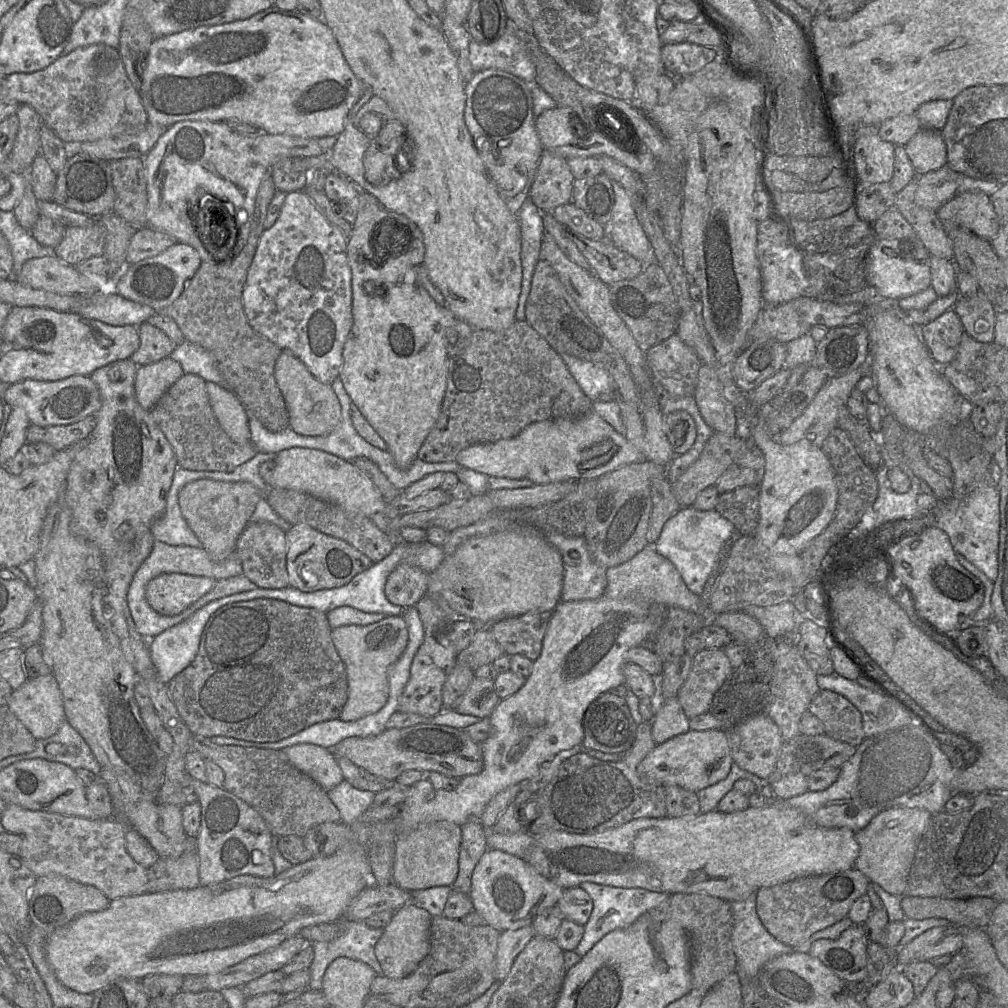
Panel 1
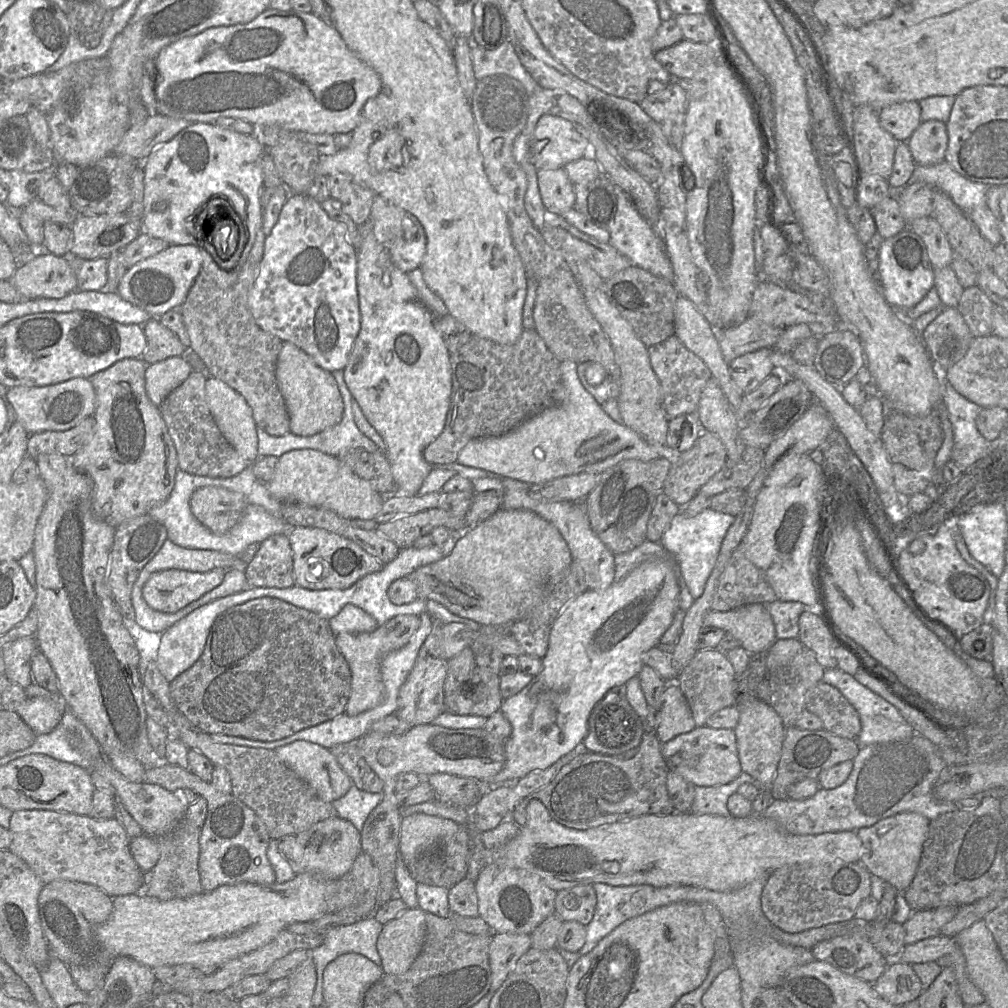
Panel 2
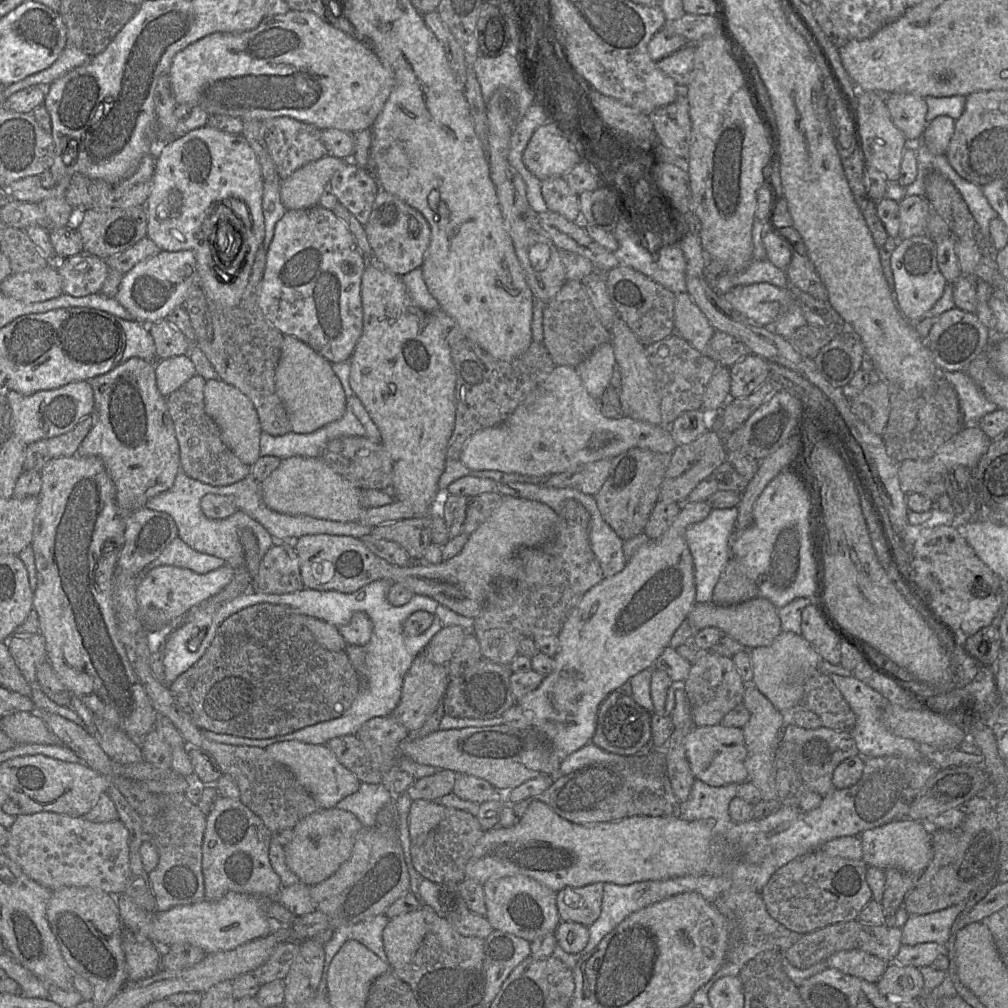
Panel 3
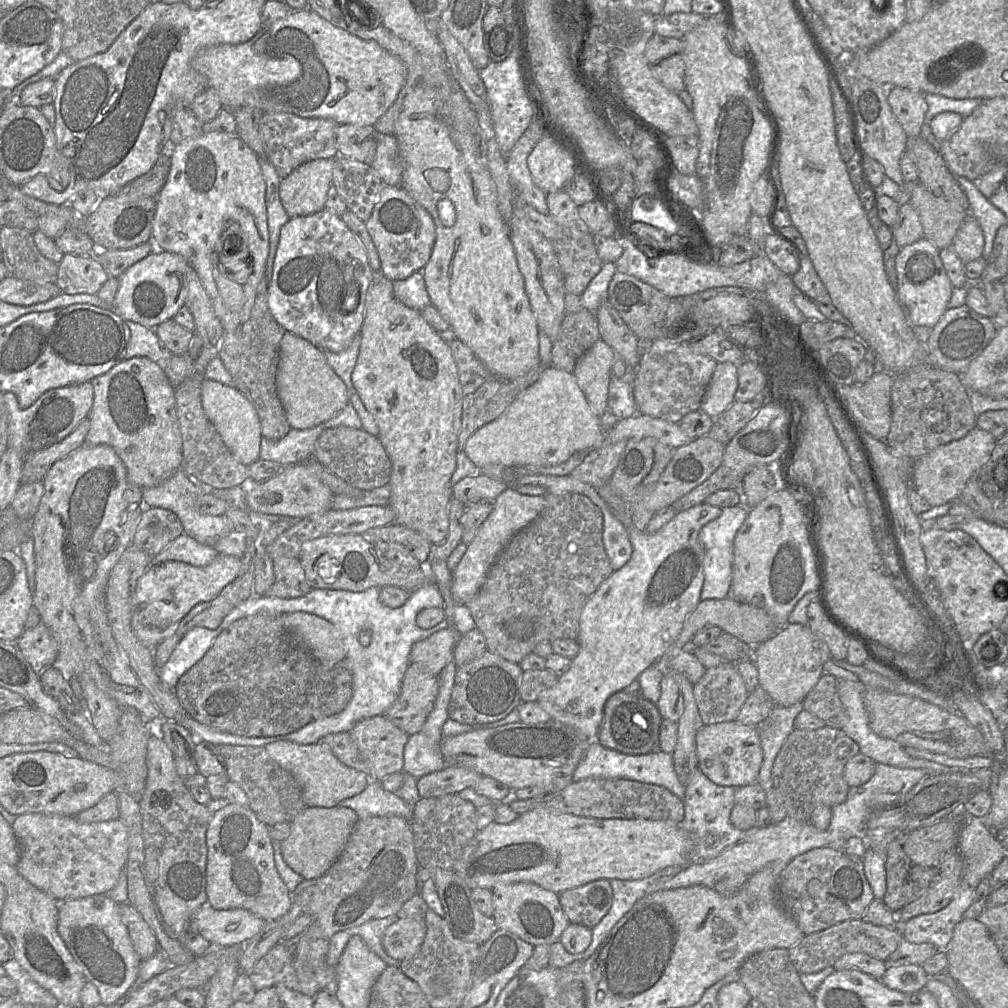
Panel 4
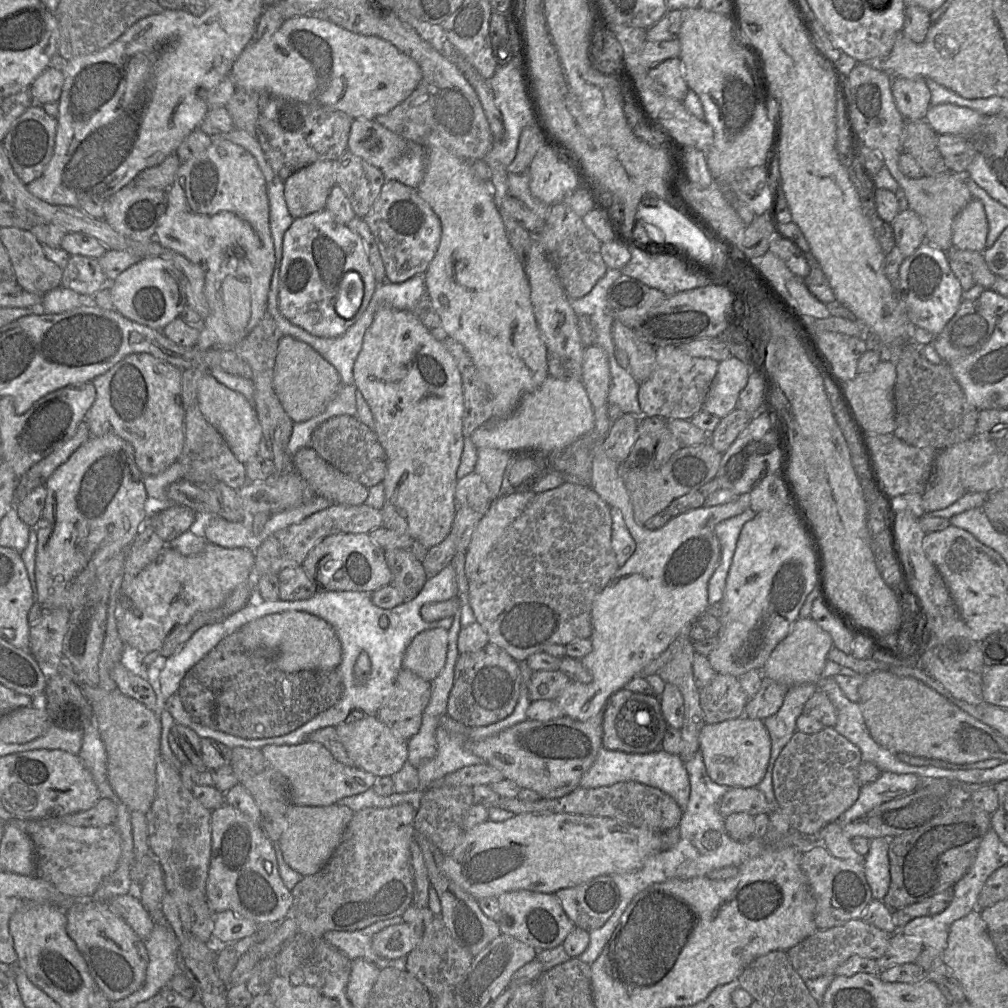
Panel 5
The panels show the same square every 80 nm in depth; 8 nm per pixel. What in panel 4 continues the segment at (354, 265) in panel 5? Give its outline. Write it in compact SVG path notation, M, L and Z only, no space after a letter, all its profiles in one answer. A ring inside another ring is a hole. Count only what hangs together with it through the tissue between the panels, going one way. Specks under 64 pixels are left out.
M325 208L307 216L293 217L280 230L272 277L267 291L268 308L286 332L307 340L323 351L338 353L349 346L356 334L361 333L366 294L374 279L374 273L369 265L365 248L341 216ZM347 296L359 298L358 306L352 312L342 309Z

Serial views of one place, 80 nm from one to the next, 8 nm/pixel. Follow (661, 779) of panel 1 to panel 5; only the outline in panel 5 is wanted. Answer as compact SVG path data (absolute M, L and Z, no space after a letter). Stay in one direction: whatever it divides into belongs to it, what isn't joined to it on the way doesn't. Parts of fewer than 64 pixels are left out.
M741 716L706 724L699 736L699 750L711 780L730 788L756 787L763 780L771 755L771 739L763 720Z

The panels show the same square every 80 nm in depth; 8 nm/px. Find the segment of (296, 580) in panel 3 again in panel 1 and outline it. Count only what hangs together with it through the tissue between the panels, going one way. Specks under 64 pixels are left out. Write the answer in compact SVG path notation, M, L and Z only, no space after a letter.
M249 522L237 539L234 554L240 560L243 575L259 588L280 589L288 585L285 532L269 522Z

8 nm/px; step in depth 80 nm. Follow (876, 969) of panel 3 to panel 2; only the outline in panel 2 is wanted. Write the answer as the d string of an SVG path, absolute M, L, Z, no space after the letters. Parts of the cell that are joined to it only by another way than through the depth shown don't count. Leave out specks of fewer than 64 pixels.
M844 935L823 940L810 951L815 960L869 984L875 983L889 963L863 936Z

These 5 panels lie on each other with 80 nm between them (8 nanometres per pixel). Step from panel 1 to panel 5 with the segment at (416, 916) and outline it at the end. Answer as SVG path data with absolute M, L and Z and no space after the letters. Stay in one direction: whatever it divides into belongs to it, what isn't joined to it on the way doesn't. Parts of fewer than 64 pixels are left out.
M408 923L389 926L373 937L372 947L375 954L386 959L406 957L420 943L422 928Z

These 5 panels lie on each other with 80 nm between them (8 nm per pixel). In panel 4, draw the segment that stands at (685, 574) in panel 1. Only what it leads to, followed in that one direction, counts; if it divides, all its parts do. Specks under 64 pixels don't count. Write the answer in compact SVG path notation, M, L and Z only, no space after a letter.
M733 506L722 508L720 516L702 527L699 540L702 543L705 555L703 560L704 581L700 594L701 600L722 599L730 595L730 586L733 574L733 555L735 536L748 517L752 508Z

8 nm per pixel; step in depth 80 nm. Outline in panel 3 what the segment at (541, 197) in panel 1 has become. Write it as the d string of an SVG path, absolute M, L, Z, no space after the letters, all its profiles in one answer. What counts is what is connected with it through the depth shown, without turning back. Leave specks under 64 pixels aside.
M564 177L541 181L543 199L549 211L564 216L571 222L581 221L578 196L569 188Z

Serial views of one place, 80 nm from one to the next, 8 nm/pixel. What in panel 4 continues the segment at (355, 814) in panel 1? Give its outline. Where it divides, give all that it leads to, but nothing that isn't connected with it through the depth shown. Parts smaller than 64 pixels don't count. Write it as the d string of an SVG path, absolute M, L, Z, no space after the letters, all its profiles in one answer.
M371 780L361 793L342 800L338 805L352 809L359 819L399 816L410 822L414 807L385 790L381 780Z

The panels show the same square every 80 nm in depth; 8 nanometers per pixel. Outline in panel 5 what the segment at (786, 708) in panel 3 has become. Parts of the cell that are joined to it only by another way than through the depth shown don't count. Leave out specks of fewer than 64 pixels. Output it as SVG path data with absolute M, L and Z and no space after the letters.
M811 617L798 618L791 631L771 652L761 669L762 676L788 687L803 683L818 683L827 654L832 646L833 641L830 634L818 626Z

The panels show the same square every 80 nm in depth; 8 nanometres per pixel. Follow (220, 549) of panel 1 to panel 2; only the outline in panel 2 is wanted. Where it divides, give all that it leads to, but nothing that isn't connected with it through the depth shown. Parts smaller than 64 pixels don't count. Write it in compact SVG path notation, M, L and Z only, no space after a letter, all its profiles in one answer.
M217 486L198 488L190 498L193 516L217 535L234 527L248 505L243 494Z

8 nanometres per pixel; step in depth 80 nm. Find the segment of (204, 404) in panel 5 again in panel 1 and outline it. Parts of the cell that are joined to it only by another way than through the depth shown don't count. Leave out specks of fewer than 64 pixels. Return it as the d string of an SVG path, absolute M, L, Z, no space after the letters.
M206 382L206 391L213 414L223 431L237 444L251 442L246 408L230 389Z

